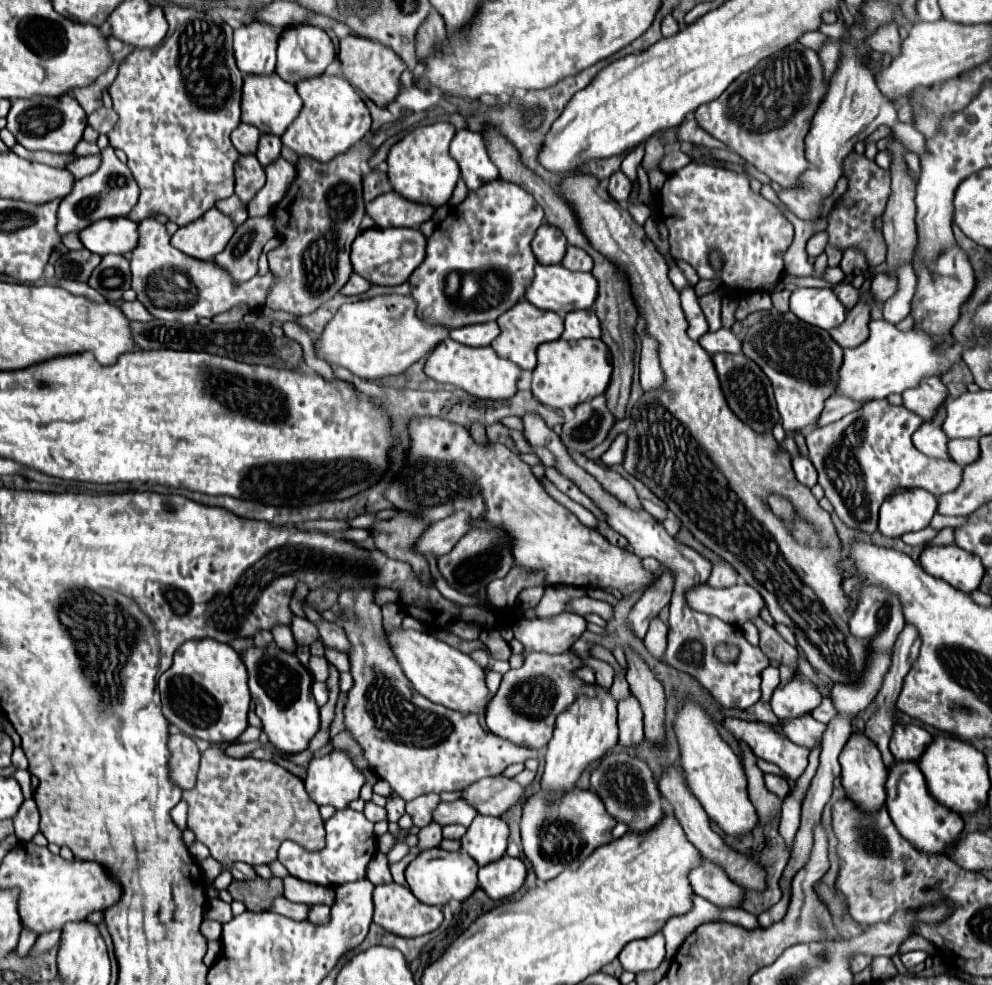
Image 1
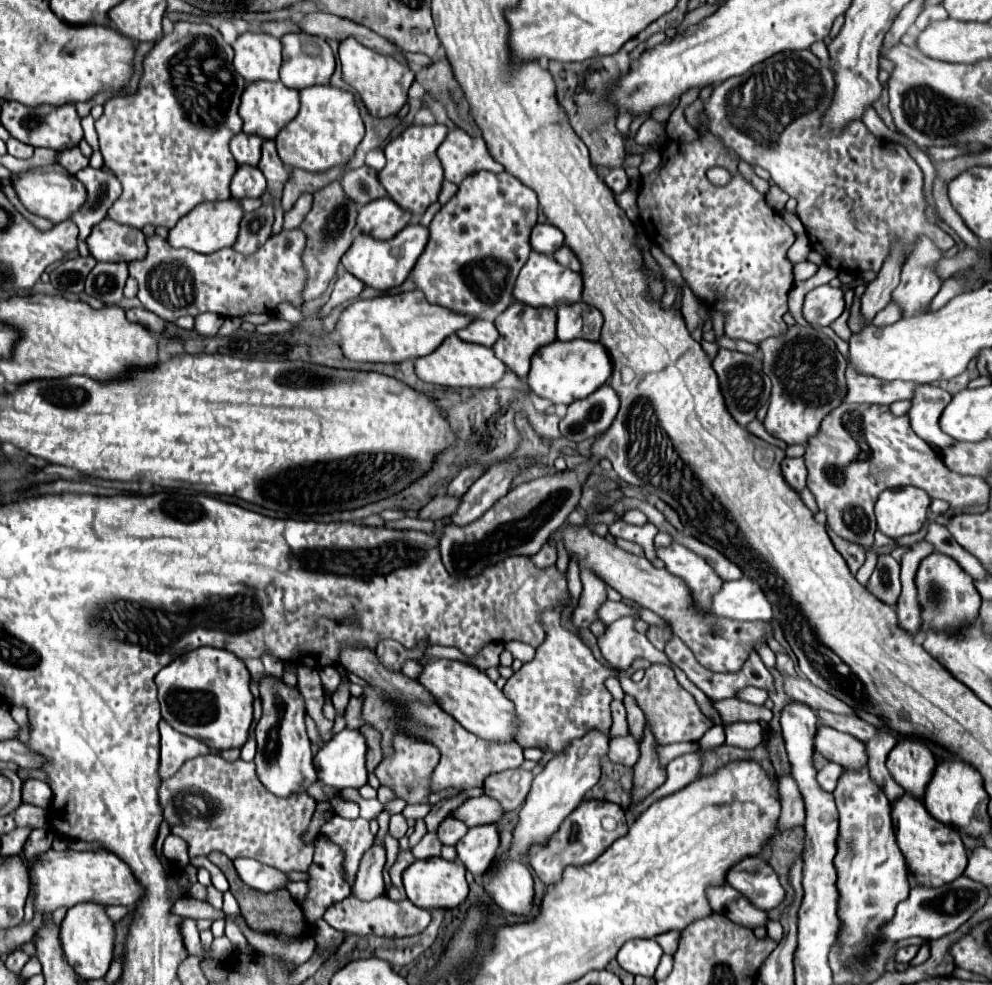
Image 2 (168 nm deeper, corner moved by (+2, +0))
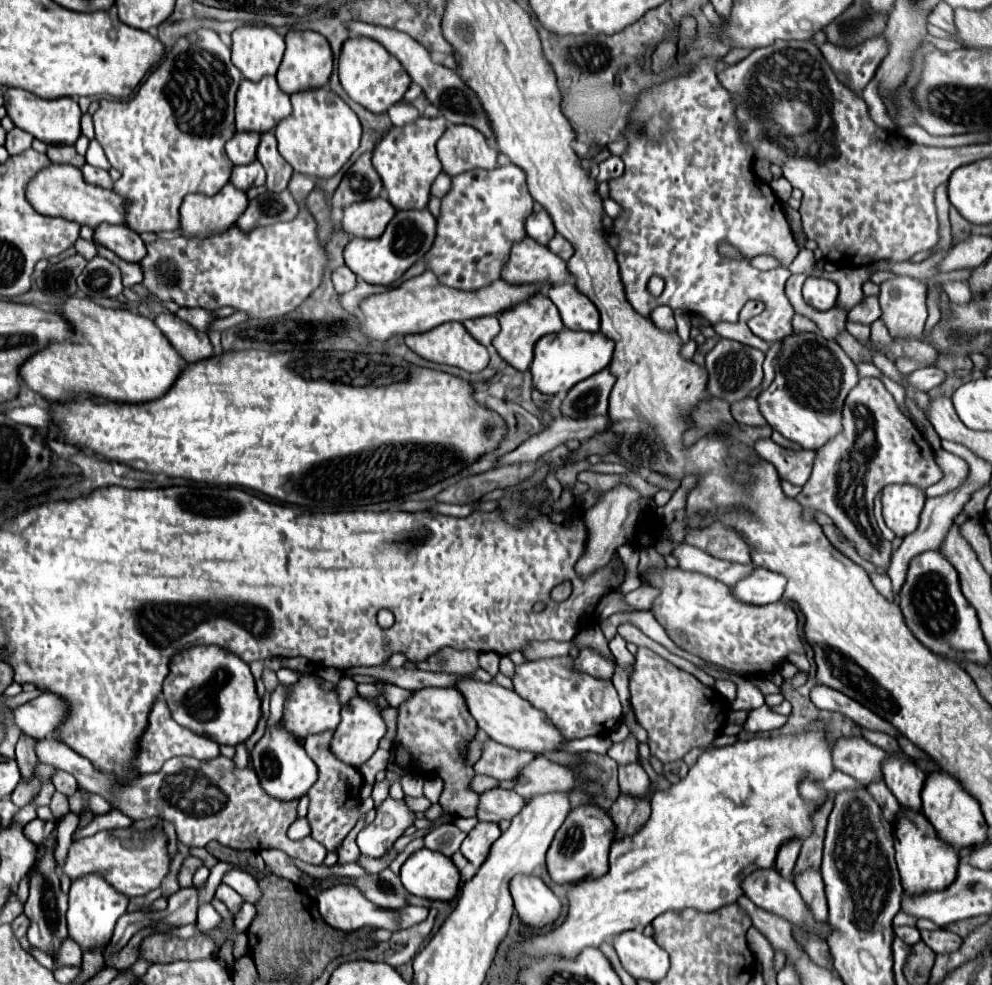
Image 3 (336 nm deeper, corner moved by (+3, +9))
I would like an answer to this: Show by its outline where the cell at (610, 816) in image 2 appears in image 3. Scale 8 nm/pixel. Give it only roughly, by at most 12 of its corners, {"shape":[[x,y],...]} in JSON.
{"shape":[[605,810],[569,812],[547,852],[553,882],[607,872],[615,826]]}

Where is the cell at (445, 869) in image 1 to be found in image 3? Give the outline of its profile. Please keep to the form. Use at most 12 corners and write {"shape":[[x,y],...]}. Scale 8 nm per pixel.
{"shape":[[421,848],[403,864],[409,894],[447,902],[461,876],[449,856]]}

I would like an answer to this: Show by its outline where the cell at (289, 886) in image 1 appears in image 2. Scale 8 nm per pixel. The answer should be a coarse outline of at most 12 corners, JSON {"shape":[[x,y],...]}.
{"shape":[[388,895],[346,897],[324,919],[354,935],[410,937],[430,911]]}

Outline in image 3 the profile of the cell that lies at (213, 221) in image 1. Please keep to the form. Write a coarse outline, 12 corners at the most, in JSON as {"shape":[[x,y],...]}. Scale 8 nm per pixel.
{"shape":[[231,182],[181,204],[183,236],[227,230],[247,208]]}

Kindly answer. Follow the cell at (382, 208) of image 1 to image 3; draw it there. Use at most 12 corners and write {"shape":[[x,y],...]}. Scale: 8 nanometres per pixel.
{"shape":[[385,198],[351,204],[341,228],[377,238],[395,210]]}

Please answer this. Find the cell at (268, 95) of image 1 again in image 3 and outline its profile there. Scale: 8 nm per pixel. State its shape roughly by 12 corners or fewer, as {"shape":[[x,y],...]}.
{"shape":[[275,76],[243,80],[237,132],[271,132],[291,114]]}

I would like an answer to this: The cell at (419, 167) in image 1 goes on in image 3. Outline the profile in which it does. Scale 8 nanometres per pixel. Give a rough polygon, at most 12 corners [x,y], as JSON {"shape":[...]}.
{"shape":[[447,120],[393,126],[373,168],[395,210],[423,210]]}

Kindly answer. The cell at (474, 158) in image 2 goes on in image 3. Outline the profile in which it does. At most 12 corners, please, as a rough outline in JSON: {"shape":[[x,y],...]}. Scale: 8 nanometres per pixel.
{"shape":[[471,126],[437,140],[443,172],[497,168],[497,150]]}

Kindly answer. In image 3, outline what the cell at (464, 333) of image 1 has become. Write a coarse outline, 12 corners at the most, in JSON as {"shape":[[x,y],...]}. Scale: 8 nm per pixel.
{"shape":[[495,316],[465,320],[463,326],[483,346],[499,334]]}

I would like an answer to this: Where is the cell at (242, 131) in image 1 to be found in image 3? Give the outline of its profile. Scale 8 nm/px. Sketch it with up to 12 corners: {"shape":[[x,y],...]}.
{"shape":[[237,132],[225,152],[229,160],[249,164],[259,146],[257,132]]}

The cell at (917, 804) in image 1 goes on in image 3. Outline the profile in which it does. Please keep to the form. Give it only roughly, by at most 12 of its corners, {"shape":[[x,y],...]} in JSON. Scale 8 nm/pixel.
{"shape":[[921,812],[899,816],[895,850],[905,896],[947,888],[957,850]]}

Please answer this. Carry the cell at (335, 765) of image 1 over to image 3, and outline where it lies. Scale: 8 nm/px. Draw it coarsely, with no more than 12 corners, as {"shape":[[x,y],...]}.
{"shape":[[357,694],[341,710],[331,750],[359,768],[387,726],[379,704]]}

